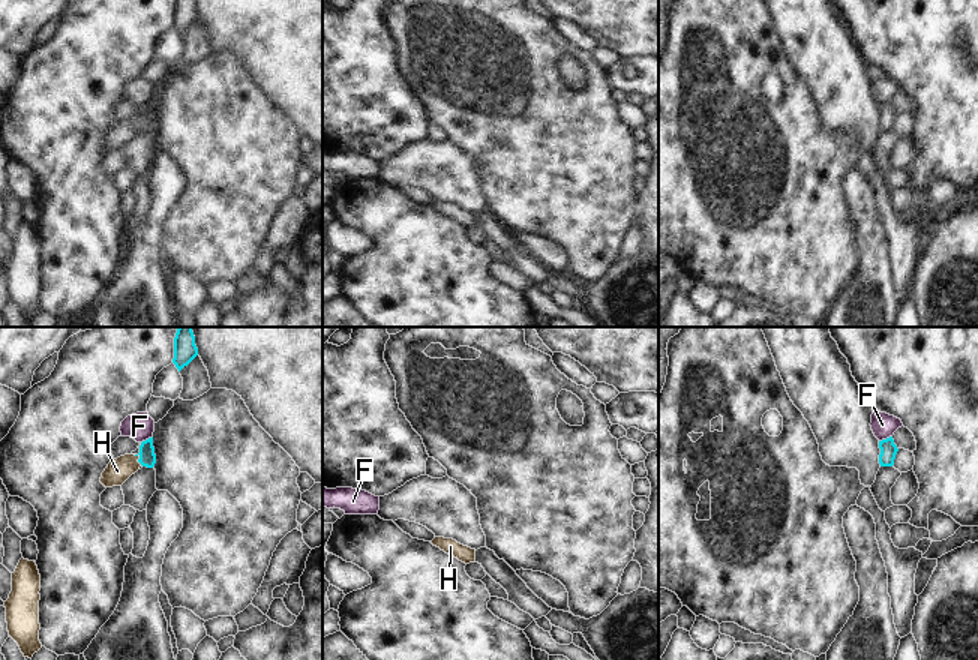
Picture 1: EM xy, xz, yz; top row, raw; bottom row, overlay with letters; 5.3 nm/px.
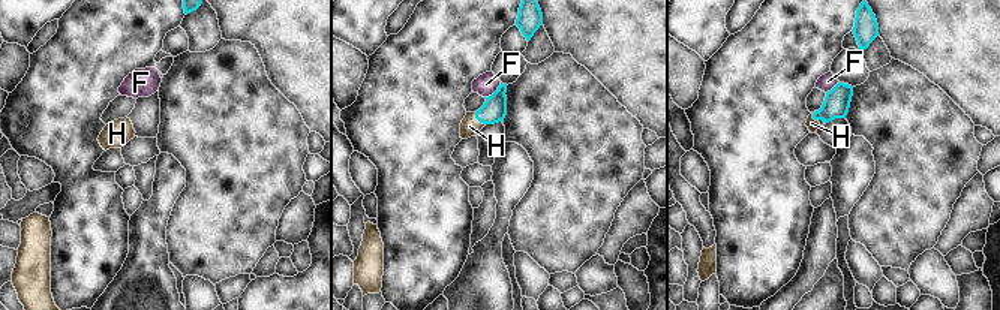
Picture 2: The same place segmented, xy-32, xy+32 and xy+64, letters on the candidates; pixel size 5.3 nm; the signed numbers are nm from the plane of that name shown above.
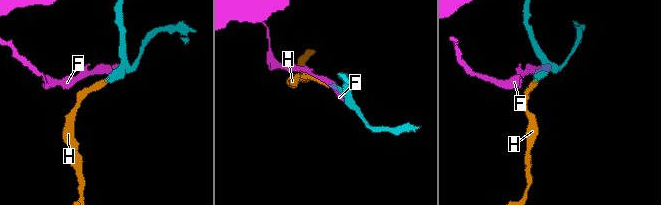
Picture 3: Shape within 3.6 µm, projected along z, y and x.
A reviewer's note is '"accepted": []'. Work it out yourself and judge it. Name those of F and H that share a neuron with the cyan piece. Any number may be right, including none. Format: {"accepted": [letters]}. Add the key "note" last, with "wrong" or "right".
{"accepted": ["H"], "note": "wrong"}

